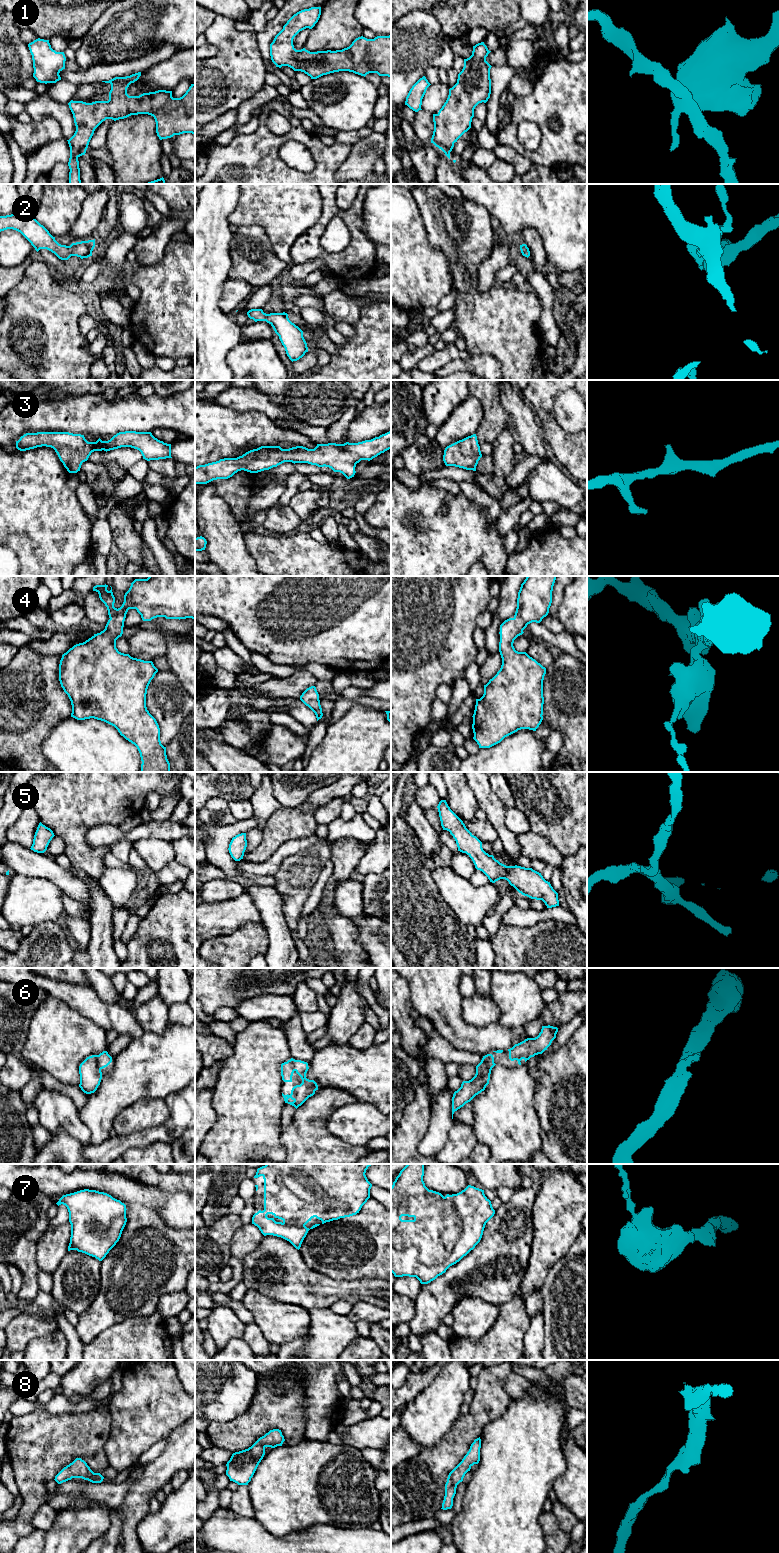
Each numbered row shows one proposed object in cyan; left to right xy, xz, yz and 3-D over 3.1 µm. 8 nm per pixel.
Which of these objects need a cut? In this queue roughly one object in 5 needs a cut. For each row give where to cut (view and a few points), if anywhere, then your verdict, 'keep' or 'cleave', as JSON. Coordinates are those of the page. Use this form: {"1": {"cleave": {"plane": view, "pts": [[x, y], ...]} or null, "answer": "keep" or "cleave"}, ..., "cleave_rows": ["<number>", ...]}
{"1": {"cleave": null, "answer": "keep"}, "2": {"cleave": null, "answer": "keep"}, "3": {"cleave": null, "answer": "keep"}, "4": {"cleave": null, "answer": "keep"}, "5": {"cleave": null, "answer": "keep"}, "6": {"cleave": null, "answer": "keep"}, "7": {"cleave": null, "answer": "keep"}, "8": {"cleave": null, "answer": "keep"}, "cleave_rows": []}

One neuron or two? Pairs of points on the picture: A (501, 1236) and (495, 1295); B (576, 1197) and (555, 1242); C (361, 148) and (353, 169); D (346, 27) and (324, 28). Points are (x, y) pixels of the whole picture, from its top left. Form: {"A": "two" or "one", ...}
{"A": "one", "B": "one", "C": "one", "D": "one"}

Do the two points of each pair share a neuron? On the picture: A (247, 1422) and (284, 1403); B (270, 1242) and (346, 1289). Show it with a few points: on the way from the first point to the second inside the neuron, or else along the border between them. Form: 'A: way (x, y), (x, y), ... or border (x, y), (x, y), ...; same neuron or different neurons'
A: way (256, 1422), (275, 1406); same neuron
B: way (289, 1261), (318, 1289), (327, 1289); same neuron

